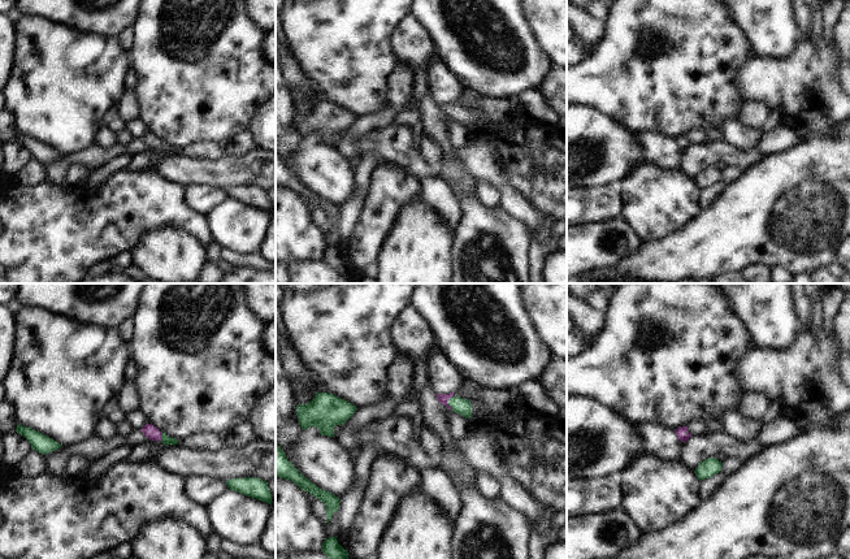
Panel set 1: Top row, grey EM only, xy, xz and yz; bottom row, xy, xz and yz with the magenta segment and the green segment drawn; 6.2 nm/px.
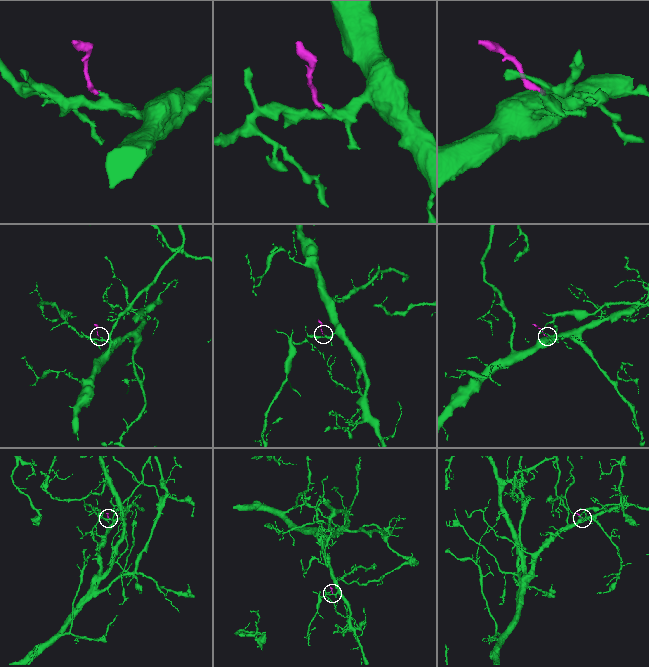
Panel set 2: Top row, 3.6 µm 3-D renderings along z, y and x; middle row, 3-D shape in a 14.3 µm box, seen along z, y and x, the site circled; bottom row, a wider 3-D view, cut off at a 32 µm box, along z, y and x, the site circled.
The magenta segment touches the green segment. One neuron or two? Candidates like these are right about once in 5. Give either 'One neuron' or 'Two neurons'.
One neuron.

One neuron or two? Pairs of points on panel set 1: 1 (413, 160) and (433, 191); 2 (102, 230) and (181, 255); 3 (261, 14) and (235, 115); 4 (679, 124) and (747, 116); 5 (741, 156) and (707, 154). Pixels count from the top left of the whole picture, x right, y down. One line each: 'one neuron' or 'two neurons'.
1: two neurons
2: two neurons
3: two neurons
4: two neurons
5: one neuron

